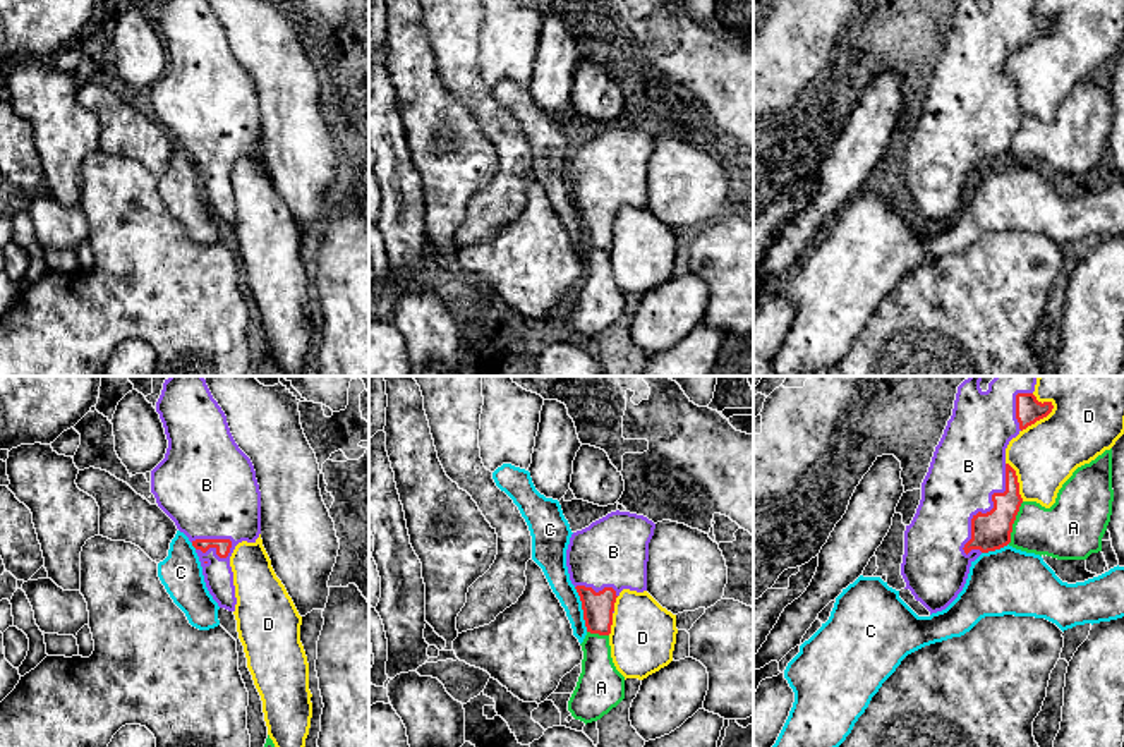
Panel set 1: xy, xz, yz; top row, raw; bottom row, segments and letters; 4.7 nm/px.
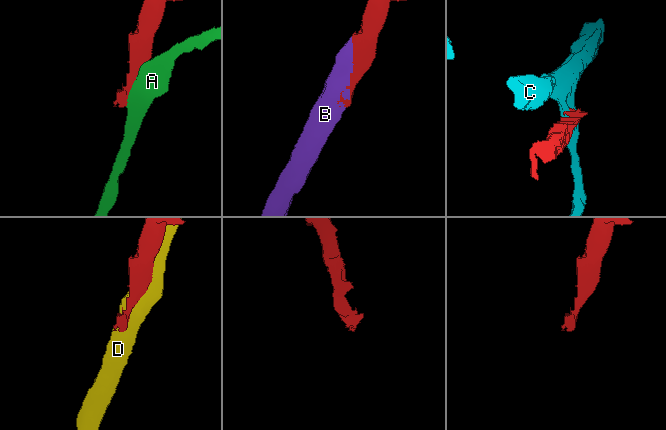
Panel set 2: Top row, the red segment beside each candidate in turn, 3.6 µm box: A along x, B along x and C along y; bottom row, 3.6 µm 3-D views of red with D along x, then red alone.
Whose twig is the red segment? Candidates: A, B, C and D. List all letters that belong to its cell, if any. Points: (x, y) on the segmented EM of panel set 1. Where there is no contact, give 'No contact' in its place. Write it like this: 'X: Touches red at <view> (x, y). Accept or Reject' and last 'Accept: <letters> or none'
A: Touches red at yz (1013, 522). Reject
B: Touches red at yz (991, 510). Accept
C: Touches red at xz (582, 608). Reject
D: Touches red at yz (1040, 418). Reject
Accept: B

